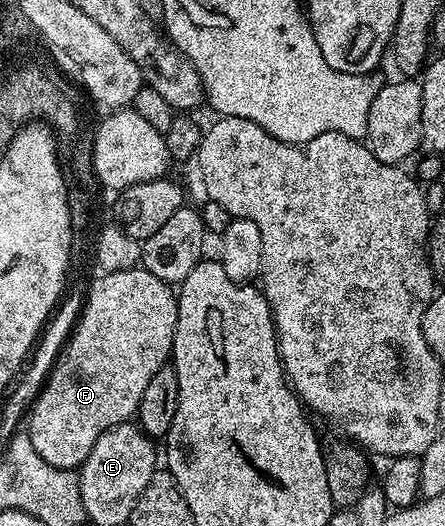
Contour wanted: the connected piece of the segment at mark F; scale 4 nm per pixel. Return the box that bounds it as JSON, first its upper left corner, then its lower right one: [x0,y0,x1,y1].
[25,268,179,469]

